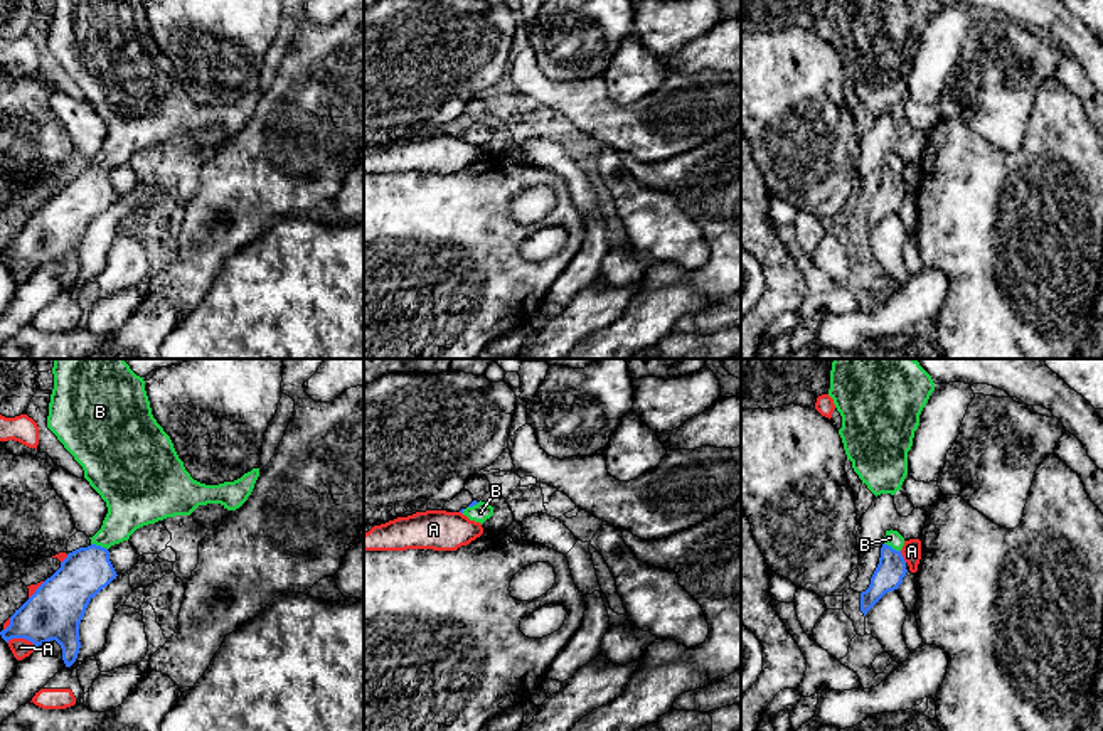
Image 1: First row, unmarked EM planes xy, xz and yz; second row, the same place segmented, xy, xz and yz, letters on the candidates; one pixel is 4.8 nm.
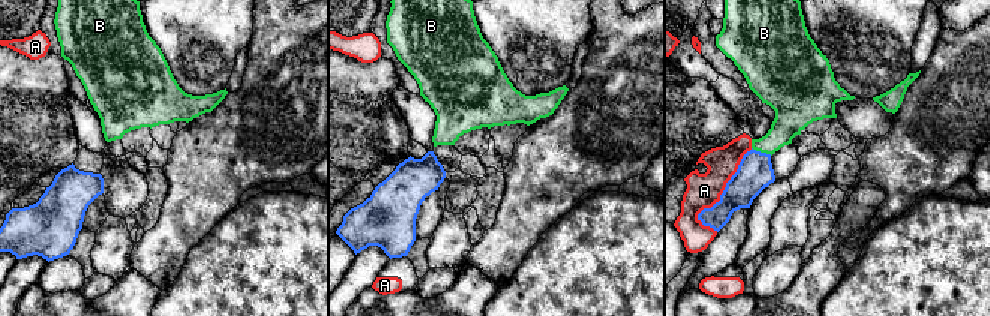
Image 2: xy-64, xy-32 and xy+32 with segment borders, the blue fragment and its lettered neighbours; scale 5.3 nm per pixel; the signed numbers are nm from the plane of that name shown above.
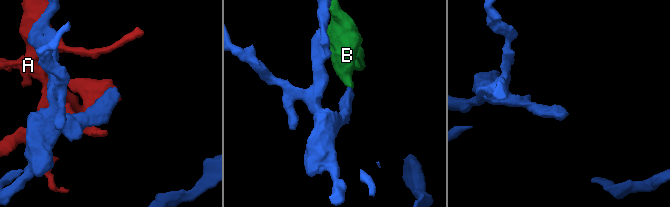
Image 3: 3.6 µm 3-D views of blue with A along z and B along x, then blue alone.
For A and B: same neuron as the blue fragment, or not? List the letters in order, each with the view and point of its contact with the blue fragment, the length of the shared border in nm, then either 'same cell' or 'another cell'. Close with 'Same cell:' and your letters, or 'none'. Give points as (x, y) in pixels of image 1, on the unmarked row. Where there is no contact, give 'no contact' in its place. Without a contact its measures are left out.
A: meets blue in xy at (22, 260); contact 150 nm long; another cell
B: meets blue in xy at (100, 169); contact 90 nm long; same cell
Same cell: B

